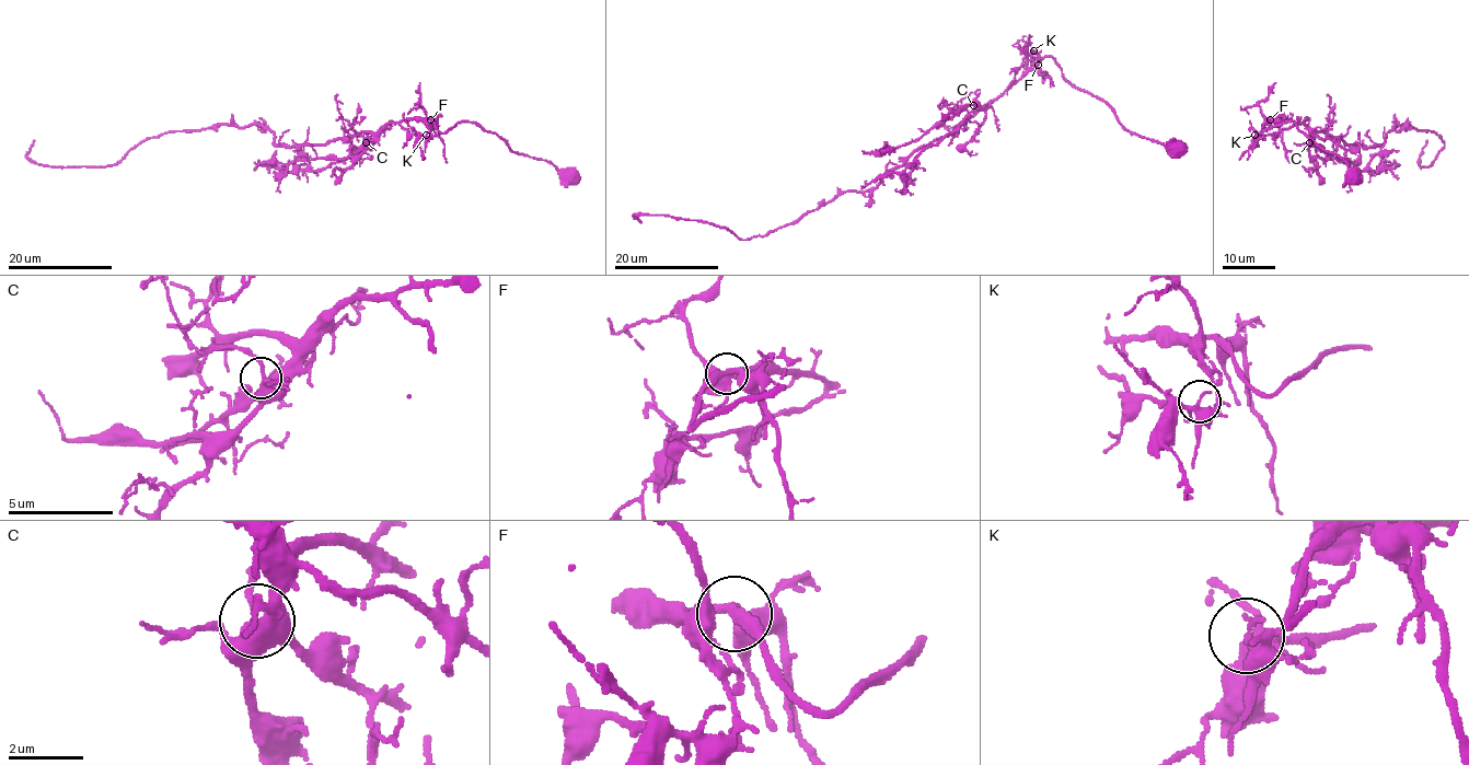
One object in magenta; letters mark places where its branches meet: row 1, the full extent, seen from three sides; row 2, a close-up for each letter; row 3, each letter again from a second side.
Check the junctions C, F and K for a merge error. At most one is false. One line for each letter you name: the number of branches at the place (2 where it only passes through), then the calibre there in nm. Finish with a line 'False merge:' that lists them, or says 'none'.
False merge: none

